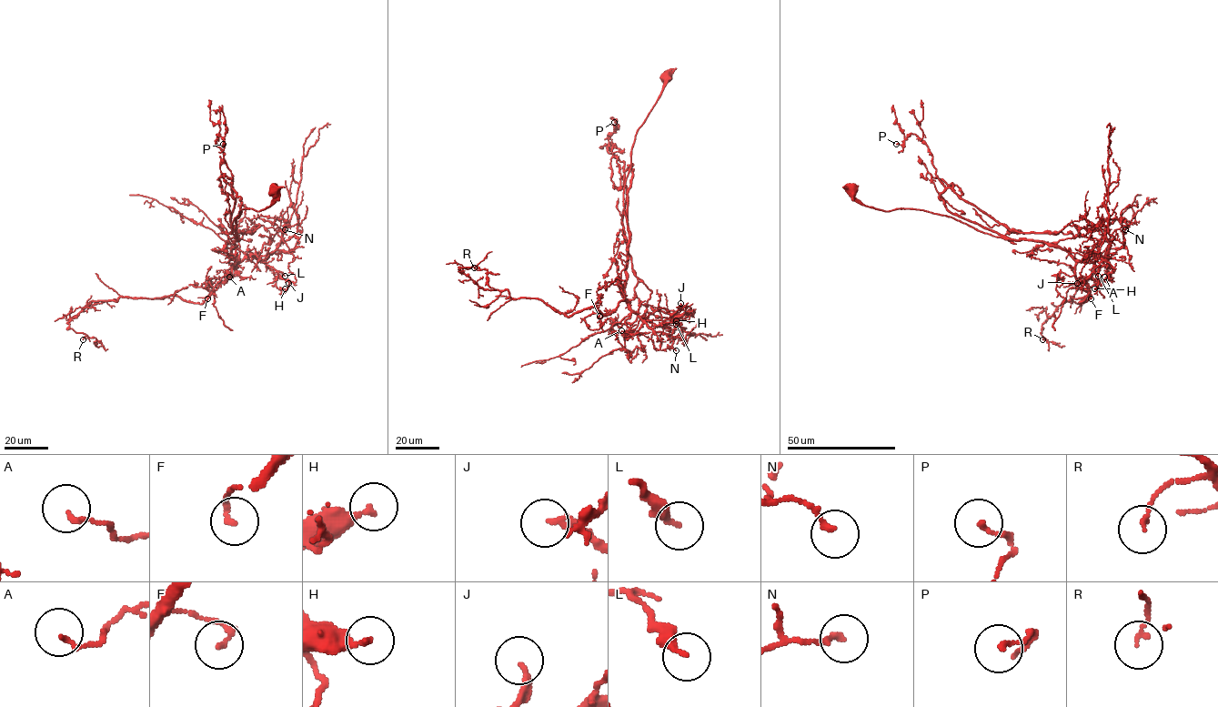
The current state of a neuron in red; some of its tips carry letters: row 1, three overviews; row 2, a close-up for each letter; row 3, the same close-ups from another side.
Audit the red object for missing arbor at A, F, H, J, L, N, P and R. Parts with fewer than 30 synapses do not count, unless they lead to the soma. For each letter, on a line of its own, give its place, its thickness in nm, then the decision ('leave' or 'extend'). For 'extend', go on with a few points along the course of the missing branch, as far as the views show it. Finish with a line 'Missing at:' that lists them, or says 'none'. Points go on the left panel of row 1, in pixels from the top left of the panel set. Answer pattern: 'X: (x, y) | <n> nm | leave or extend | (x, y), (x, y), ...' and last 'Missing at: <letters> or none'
A: (229, 277) | 150 nm | leave
F: (207, 298) | 150 nm | leave
H: (285, 288) | 240 nm | leave
J: (288, 283) | 170 nm | leave
L: (285, 276) | 240 nm | leave
N: (285, 229) | 170 nm | leave
P: (223, 144) | 150 nm | leave
R: (83, 339) | 130 nm | leave
Missing at: none

